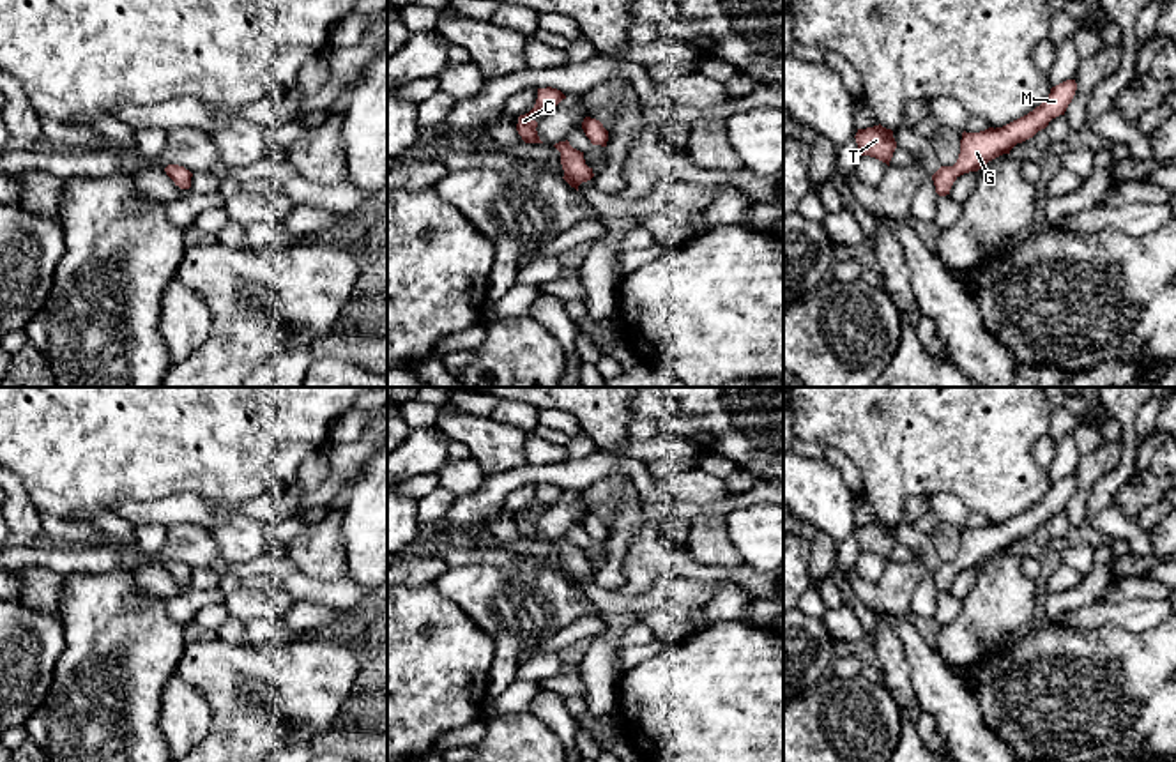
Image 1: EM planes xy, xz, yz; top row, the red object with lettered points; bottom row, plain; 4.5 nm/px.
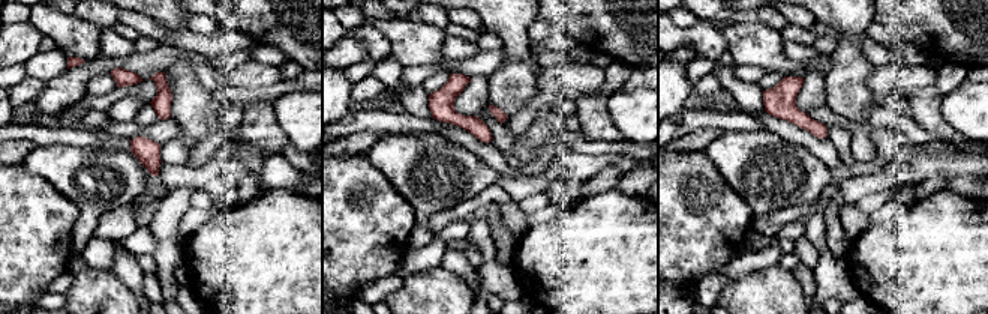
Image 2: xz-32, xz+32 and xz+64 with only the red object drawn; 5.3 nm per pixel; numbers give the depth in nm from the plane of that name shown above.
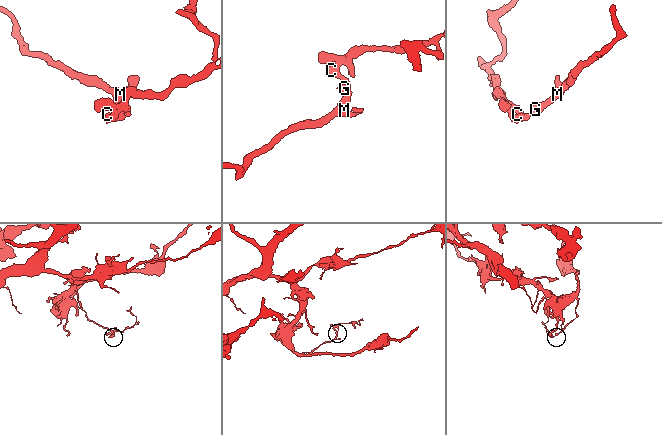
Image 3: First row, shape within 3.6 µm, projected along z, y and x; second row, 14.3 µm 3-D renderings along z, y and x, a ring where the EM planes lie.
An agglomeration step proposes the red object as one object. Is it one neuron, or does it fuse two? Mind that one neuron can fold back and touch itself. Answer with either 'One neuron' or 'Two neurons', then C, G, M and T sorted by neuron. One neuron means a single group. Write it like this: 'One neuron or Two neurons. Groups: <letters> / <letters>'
One neuron. Groups: C G M T

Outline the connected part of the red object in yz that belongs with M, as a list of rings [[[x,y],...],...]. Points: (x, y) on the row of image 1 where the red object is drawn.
[[[1066,80],[1050,88],[1049,97],[1027,115],[1003,126],[989,127],[980,133],[962,133],[960,154],[953,166],[941,166],[934,175],[935,193],[939,196],[950,194],[953,182],[969,171],[978,171],[989,161],[1010,154],[1010,150],[1038,131],[1045,129],[1049,122],[1065,115],[1077,90],[1075,80]]]

